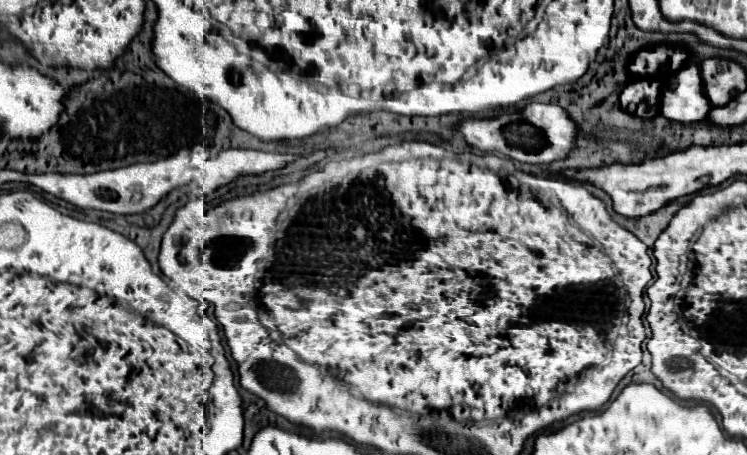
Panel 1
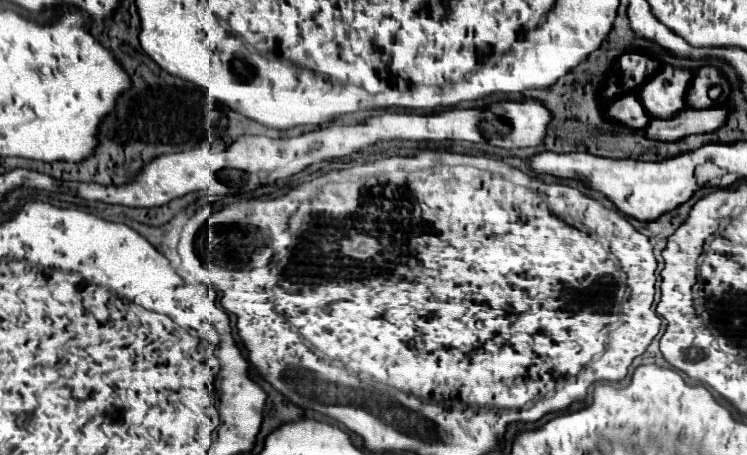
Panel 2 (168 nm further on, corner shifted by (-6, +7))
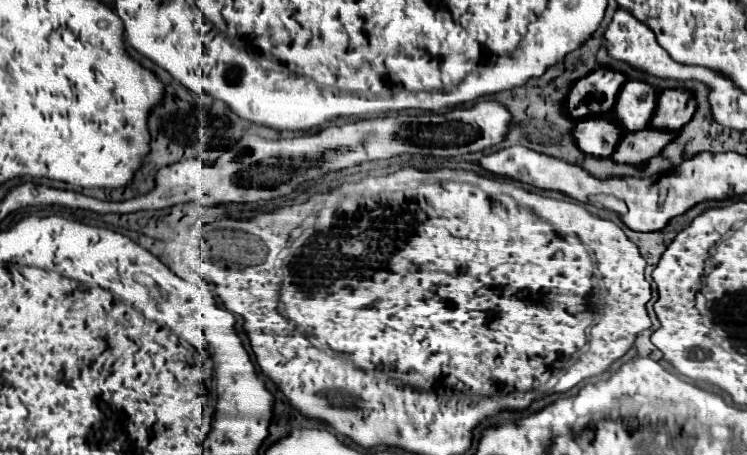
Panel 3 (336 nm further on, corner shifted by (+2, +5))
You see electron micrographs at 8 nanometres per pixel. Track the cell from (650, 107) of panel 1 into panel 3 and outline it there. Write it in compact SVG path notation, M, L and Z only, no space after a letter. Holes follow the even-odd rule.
M610 113L606 115L594 115L588 119L582 119L574 127L574 137L578 147L584 149L588 155L598 157L610 157L622 131L616 127L616 121Z

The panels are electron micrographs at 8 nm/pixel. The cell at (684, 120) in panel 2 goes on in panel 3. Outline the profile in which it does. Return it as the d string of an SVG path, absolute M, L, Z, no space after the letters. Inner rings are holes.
M652 127L640 129L640 131L628 131L620 137L616 151L612 153L612 159L616 163L630 163L640 165L648 161L650 157L658 155L678 133L674 131L656 131Z

